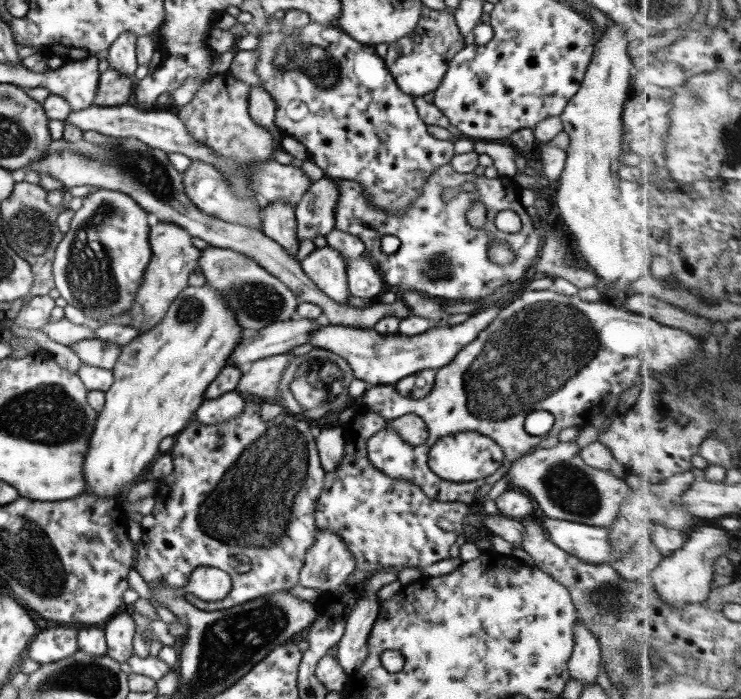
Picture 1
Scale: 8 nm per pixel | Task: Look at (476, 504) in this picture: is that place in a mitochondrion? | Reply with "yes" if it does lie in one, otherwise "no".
no

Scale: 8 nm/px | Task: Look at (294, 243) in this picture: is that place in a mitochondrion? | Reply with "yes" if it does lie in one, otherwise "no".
no

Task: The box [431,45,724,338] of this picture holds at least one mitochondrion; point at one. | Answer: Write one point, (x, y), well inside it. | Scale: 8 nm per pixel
(695, 99)

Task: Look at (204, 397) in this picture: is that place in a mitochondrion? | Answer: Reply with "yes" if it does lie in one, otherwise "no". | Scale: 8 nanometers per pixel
no

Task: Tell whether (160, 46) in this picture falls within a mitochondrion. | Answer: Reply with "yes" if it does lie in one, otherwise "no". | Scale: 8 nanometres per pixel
no

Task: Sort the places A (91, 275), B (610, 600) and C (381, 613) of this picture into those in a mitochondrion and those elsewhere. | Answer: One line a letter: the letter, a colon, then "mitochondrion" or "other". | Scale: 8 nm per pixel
A: mitochondrion
B: mitochondrion
C: other

